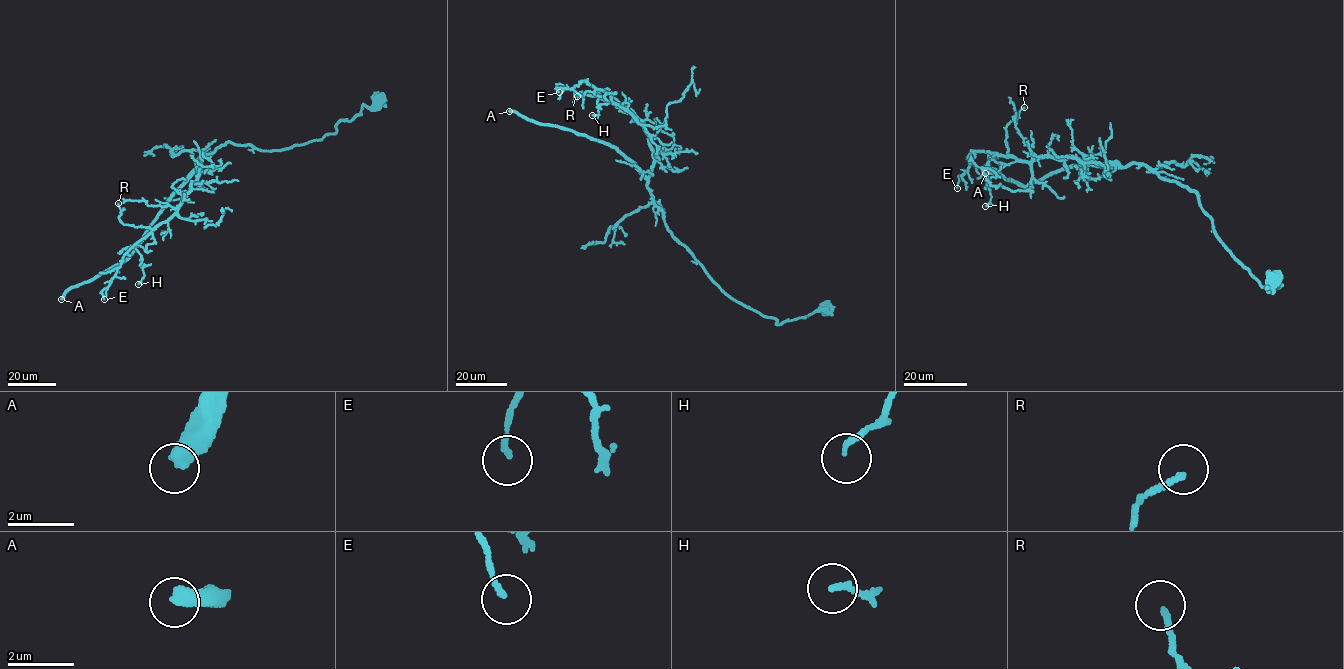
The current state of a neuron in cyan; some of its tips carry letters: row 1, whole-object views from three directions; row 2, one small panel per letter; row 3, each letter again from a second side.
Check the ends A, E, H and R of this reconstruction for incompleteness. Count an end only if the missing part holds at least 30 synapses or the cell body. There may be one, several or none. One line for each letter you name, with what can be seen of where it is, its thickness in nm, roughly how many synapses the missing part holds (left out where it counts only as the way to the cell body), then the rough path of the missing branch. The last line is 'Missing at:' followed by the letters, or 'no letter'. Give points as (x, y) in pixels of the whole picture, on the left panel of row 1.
A: Place: (61, 299). Thickness 460 nm. Roughly 1500 synapses. Course of what is missing: (61, 299), (39, 340), (40, 335), (34, 339), (37, 316), (44, 309), (40, 246), (29, 263)
Missing at: A

